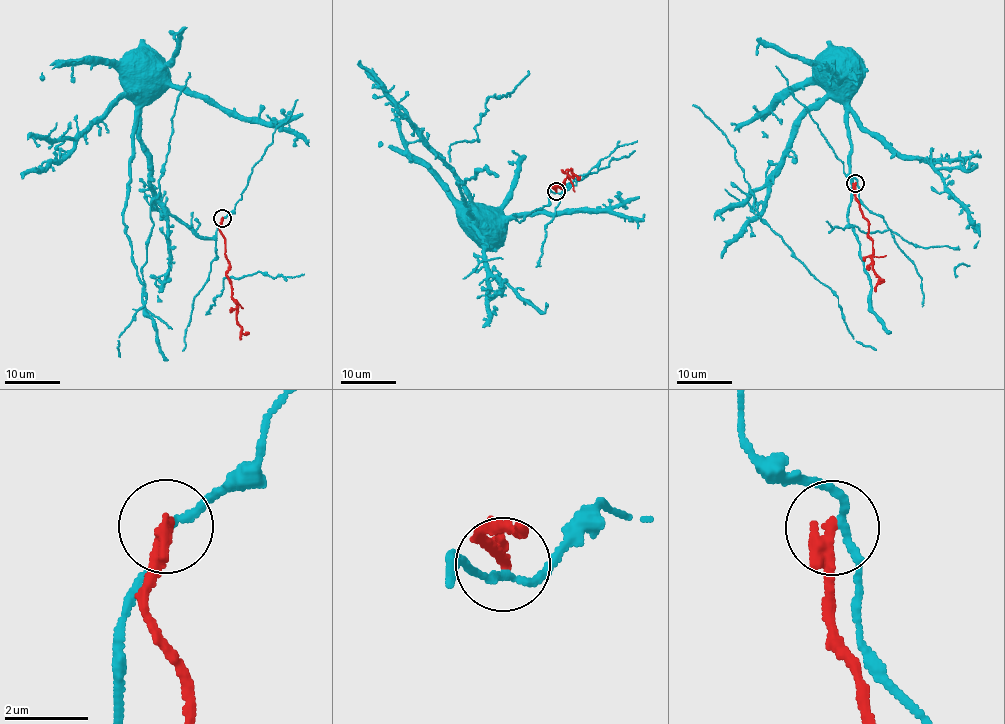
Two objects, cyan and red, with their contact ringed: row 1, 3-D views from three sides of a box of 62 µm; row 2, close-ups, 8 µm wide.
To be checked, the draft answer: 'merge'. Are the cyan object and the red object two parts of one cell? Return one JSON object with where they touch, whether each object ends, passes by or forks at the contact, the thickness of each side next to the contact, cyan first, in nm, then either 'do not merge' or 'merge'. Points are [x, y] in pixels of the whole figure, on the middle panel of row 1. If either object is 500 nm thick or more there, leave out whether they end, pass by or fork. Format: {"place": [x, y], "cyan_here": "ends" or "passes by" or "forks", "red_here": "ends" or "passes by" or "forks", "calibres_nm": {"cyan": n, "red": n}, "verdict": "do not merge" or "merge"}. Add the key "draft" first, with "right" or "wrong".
{"draft": "wrong", "place": [556, 191], "cyan_here": "passes by", "red_here": "ends", "calibres_nm": {"cyan": 160, "red": 320}, "verdict": "do not merge"}

